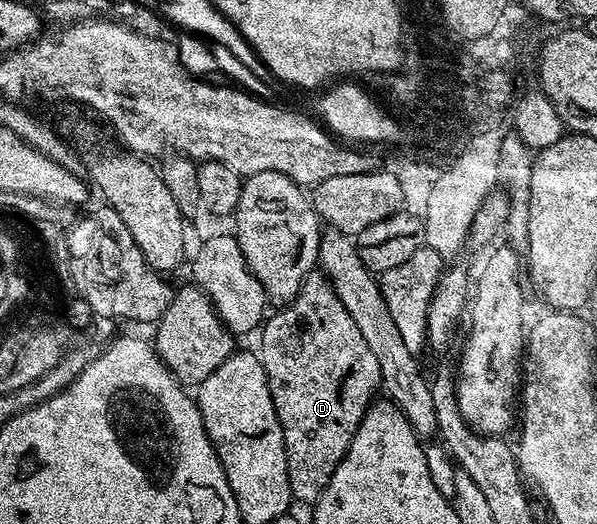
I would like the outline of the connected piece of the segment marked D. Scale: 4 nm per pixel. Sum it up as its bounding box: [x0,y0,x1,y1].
[259,272,382,502]

